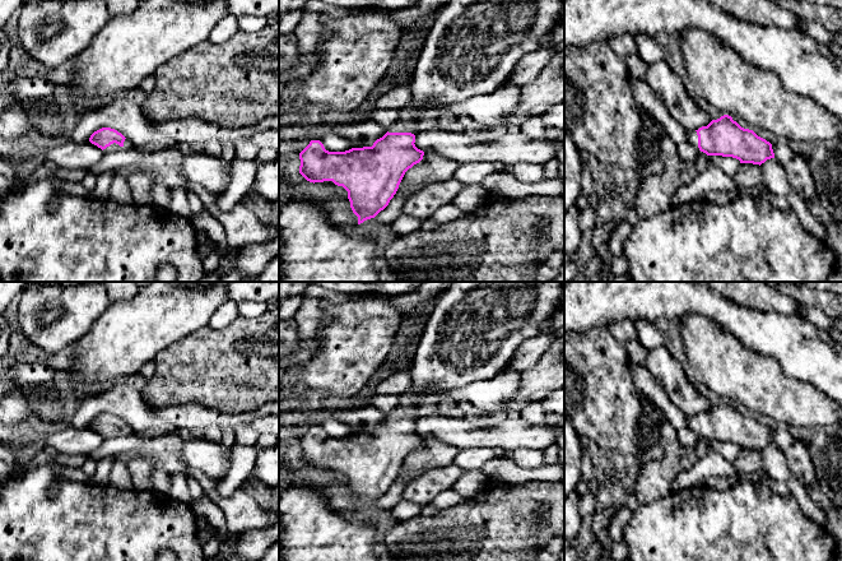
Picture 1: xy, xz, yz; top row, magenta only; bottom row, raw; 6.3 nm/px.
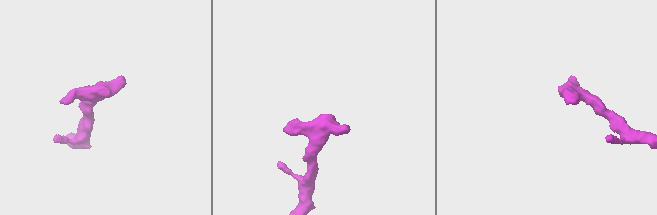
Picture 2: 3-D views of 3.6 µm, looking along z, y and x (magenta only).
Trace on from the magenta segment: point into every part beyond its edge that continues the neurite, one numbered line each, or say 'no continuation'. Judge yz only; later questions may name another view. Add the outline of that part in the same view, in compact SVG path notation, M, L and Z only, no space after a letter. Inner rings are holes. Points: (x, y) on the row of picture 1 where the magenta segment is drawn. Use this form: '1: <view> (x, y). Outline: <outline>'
1: yz (692, 135). Outline: M685 129L685 133L687 133L687 136L688 136L688 140L690 142L690 144L697 150L699 150L699 148L698 148L698 135L697 135L697 131L696 130L688 130L688 129Z

